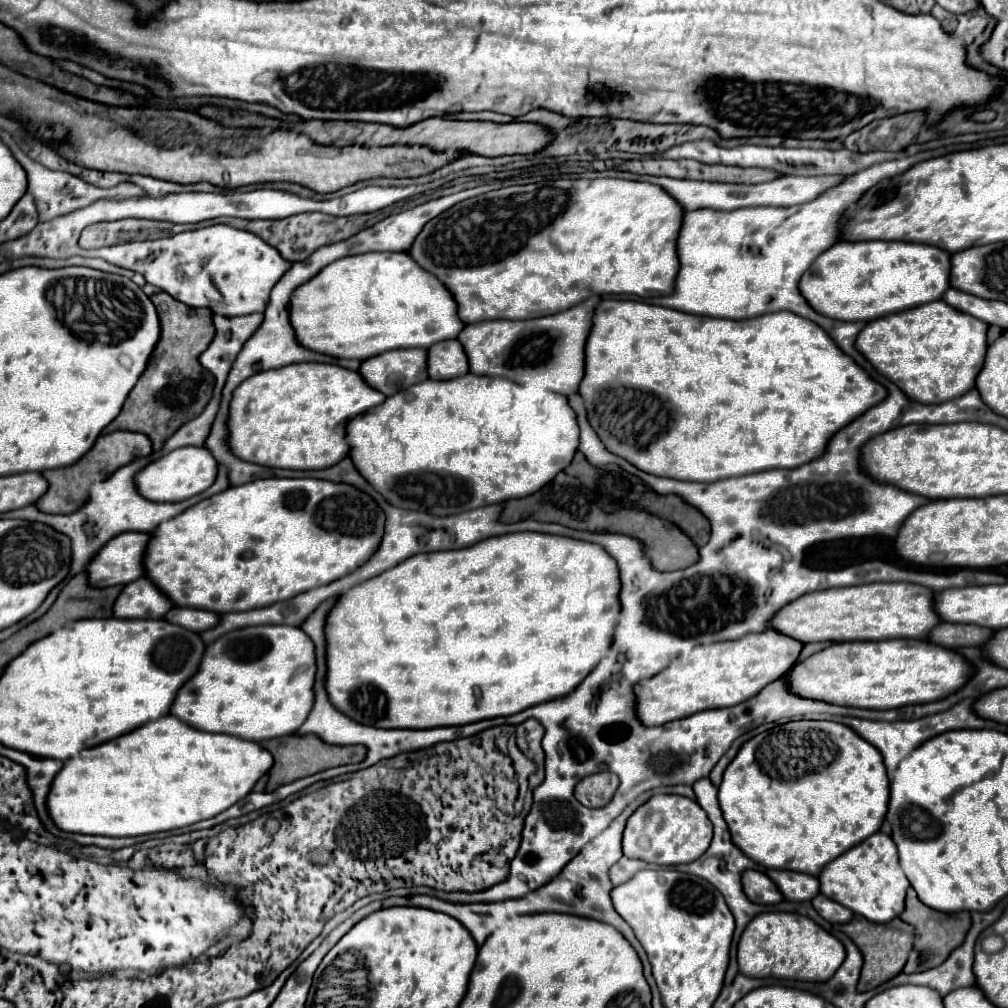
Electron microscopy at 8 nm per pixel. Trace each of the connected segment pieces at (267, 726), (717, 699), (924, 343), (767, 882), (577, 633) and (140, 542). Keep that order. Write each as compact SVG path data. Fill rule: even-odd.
M256 625L236 629L218 637L204 651L204 661L192 681L186 681L176 693L170 715L200 731L226 733L240 739L264 741L296 733L312 711L312 683L314 683L314 645L302 629L290 625Z
M776 631L750 633L736 641L696 645L688 655L676 657L666 669L636 685L636 717L646 727L664 725L698 711L732 707L754 697L762 687L782 677L802 651L802 643Z
M932 301L908 311L886 315L866 323L856 337L856 349L876 367L878 373L882 373L892 383L896 383L906 397L912 397L912 401L936 405L936 403L954 399L974 387L974 379L984 365L986 329L988 325L984 321L964 315L952 309L950 305L944 305L944 301Z
M748 869L742 873L742 887L748 899L760 905L776 905L784 899L780 889L776 889L774 881L766 873L756 869Z
M510 533L510 535L500 535L500 537L490 537L484 539L472 547L464 547L464 549L456 549L456 551L447 551L453 549L444 549L445 551L436 551L436 553L420 553L416 557L408 557L408 561L402 561L400 565L384 571L380 577L372 577L368 581L362 581L360 585L354 585L352 589L346 589L332 613L328 613L328 625L324 627L324 635L326 635L326 693L328 693L328 701L344 715L352 717L354 721L362 723L362 725L372 725L372 727L382 727L382 729L432 729L432 727L440 727L440 725L468 725L468 723L476 723L482 719L492 719L492 717L502 717L502 715L514 715L520 713L532 705L568 695L572 689L576 689L576 685L598 665L598 661L606 655L608 647L610 647L610 639L614 635L614 627L620 615L620 601L618 601L618 593L620 593L620 579L618 579L618 569L616 569L616 561L600 547L594 543L586 543L586 541L576 541L576 539L568 539L568 537L558 537L558 535L544 535L544 533Z
M120 533L108 541L96 557L86 565L90 587L126 585L144 575L142 557L150 535L146 533Z

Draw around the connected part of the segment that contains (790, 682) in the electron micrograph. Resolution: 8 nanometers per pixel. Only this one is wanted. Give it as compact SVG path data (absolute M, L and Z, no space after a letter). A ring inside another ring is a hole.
M888 639L832 643L808 659L798 661L784 675L784 681L796 697L860 709L896 709L944 699L958 691L970 673L972 669L966 659L950 649L922 639Z

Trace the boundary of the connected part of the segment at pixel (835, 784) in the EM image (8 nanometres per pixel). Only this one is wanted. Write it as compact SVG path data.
M790 721L790 723L778 725L770 731L764 731L760 735L752 737L750 741L746 741L740 747L738 755L724 771L722 783L718 787L718 803L722 809L724 821L728 823L728 829L732 833L732 841L758 865L762 865L766 869L790 869L790 871L818 876L826 863L830 863L832 859L842 855L846 849L858 845L860 841L864 841L866 837L870 837L872 833L876 833L880 829L884 815L888 811L888 777L886 777L882 757L874 749L874 745L868 745L868 741L864 741L860 735L856 735L850 727L832 723L832 721Z

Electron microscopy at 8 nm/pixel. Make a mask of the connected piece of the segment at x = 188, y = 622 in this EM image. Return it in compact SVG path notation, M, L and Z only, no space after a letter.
M172 607L166 615L166 621L172 621L174 625L180 625L184 629L192 629L194 633L202 633L218 623L218 615L212 611L202 609L190 609L190 607Z

